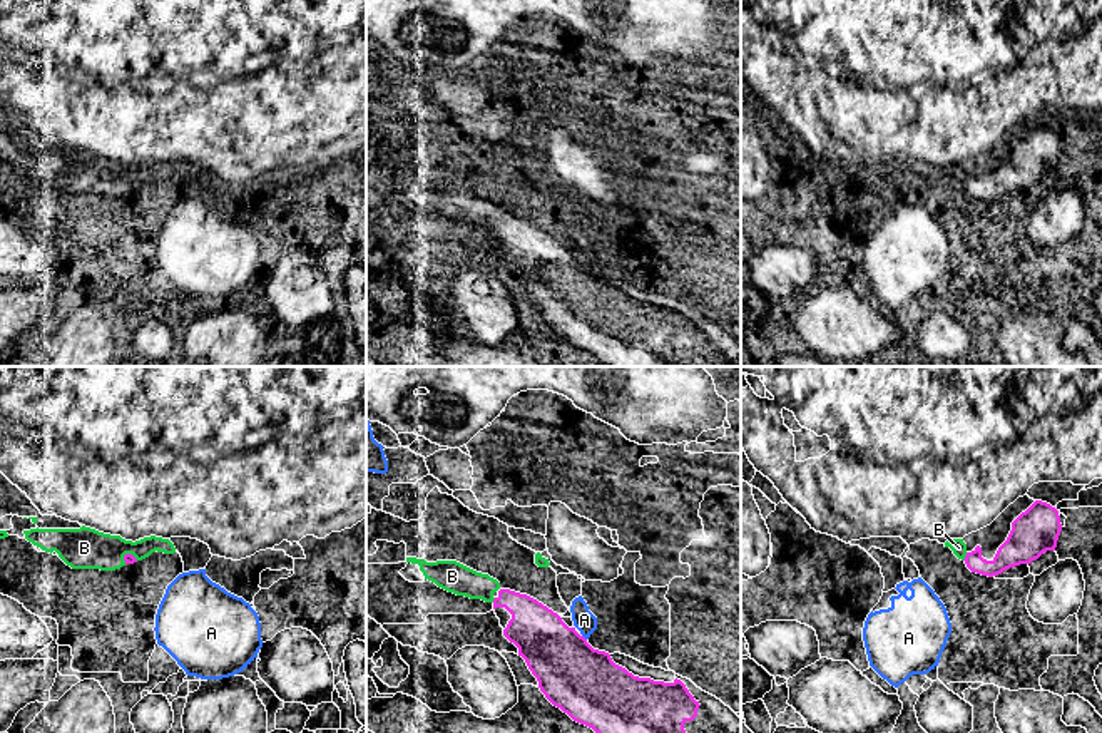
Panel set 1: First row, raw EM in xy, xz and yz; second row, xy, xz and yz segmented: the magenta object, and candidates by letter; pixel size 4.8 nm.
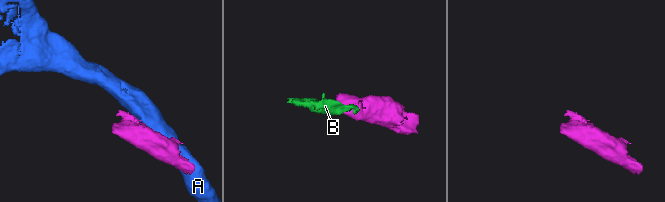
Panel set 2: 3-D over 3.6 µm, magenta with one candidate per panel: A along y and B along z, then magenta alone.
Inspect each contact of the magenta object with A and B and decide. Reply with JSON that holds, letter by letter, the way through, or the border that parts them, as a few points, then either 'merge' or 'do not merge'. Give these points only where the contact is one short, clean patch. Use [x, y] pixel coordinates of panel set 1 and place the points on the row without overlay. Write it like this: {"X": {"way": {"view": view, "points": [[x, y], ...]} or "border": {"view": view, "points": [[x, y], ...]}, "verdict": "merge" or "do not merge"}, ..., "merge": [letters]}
{"A": {"verdict": "do not merge"}, "B": {"way": {"view": "yz", "points": [[1015, 176], [997, 191], [965, 181], [959, 173]]}, "verdict": "merge"}, "merge": ["B"]}

